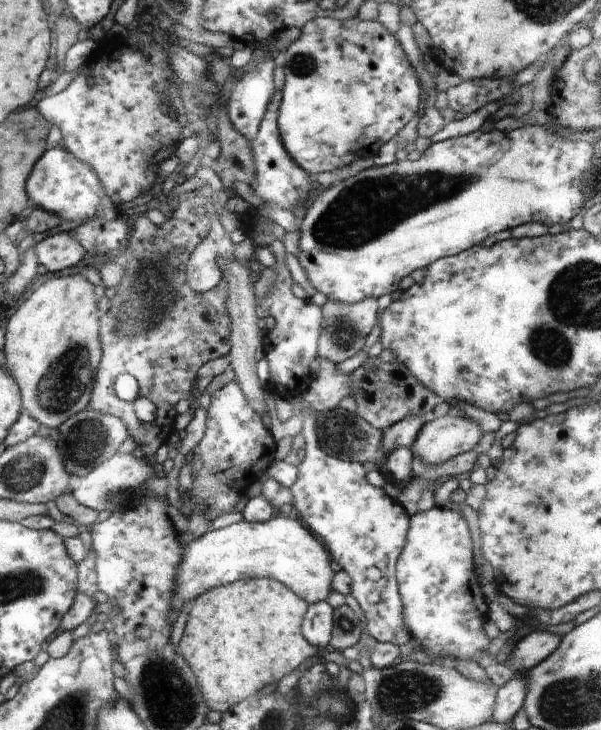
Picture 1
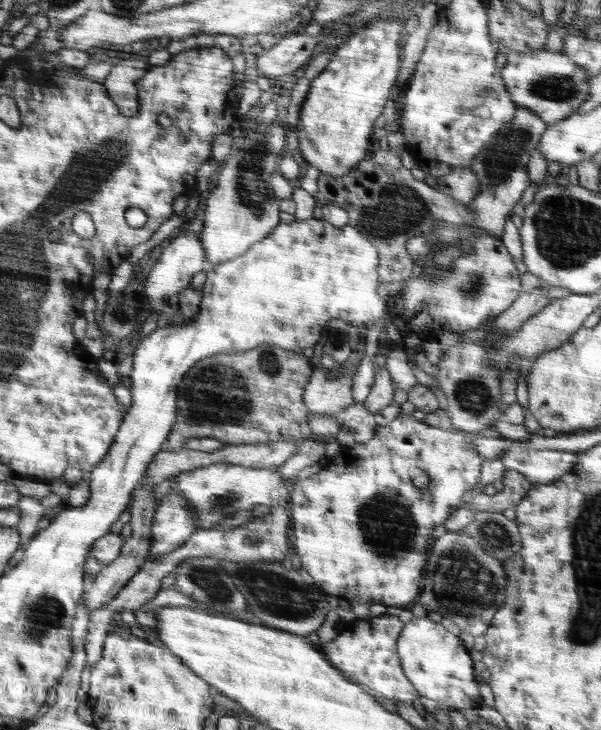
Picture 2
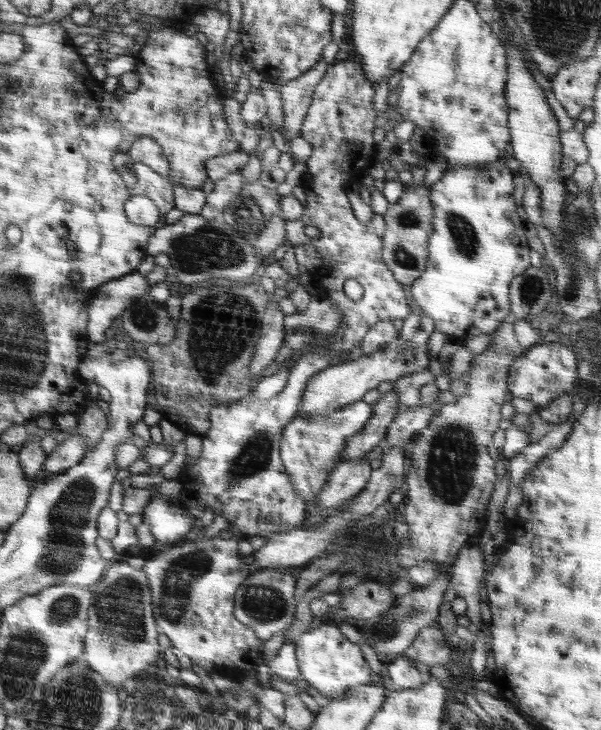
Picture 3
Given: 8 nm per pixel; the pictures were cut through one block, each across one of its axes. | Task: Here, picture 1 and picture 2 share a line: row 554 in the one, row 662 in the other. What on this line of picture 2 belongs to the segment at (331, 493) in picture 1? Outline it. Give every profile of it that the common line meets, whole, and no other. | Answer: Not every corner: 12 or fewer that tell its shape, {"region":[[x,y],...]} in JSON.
{"region":[[395,615],[350,619],[319,647],[348,679],[417,704]]}

